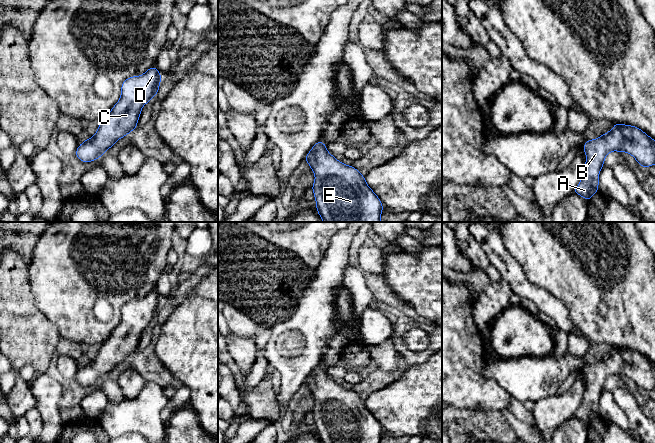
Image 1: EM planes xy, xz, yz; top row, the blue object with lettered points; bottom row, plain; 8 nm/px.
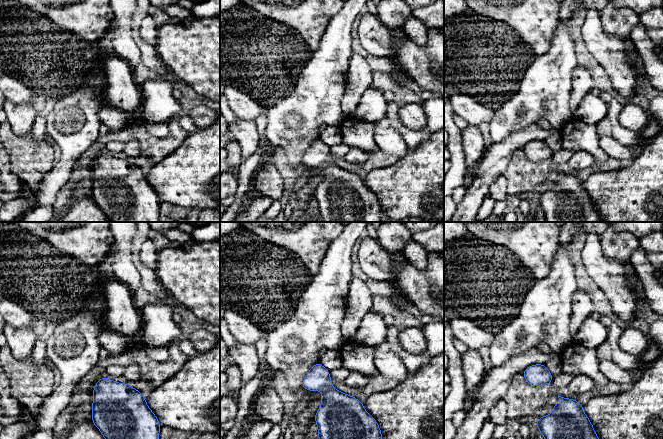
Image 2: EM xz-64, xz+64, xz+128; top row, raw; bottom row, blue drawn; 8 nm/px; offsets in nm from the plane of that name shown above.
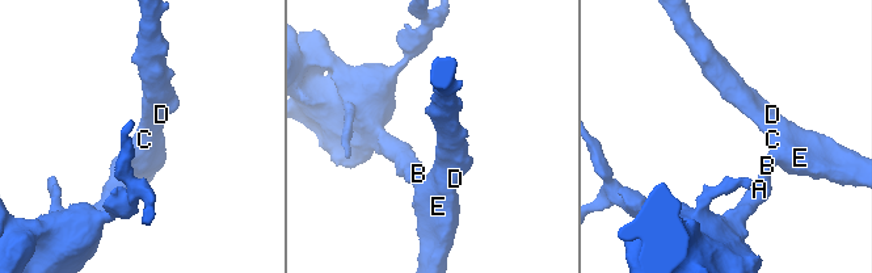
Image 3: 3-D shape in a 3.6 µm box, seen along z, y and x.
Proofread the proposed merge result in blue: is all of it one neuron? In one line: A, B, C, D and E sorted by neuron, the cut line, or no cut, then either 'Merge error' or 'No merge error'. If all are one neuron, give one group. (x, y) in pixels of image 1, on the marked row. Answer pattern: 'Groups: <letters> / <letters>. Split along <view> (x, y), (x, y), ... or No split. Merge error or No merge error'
Groups: A B C D E. No split. No merge error

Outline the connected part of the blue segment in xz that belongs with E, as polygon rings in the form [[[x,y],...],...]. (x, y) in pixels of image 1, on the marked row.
[[[321,140],[304,160],[315,175],[311,188],[323,222],[381,222],[383,204],[355,167],[337,160]]]

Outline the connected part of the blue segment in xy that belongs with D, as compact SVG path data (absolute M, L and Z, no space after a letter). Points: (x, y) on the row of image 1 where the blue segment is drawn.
M155 66L140 76L125 79L121 96L90 139L84 140L75 155L82 162L96 161L119 139L137 128L142 107L159 92L162 75Z

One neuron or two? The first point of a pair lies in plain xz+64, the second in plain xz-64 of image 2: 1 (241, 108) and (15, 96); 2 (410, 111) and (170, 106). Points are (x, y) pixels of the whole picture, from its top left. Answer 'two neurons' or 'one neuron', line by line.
1: one neuron
2: two neurons

